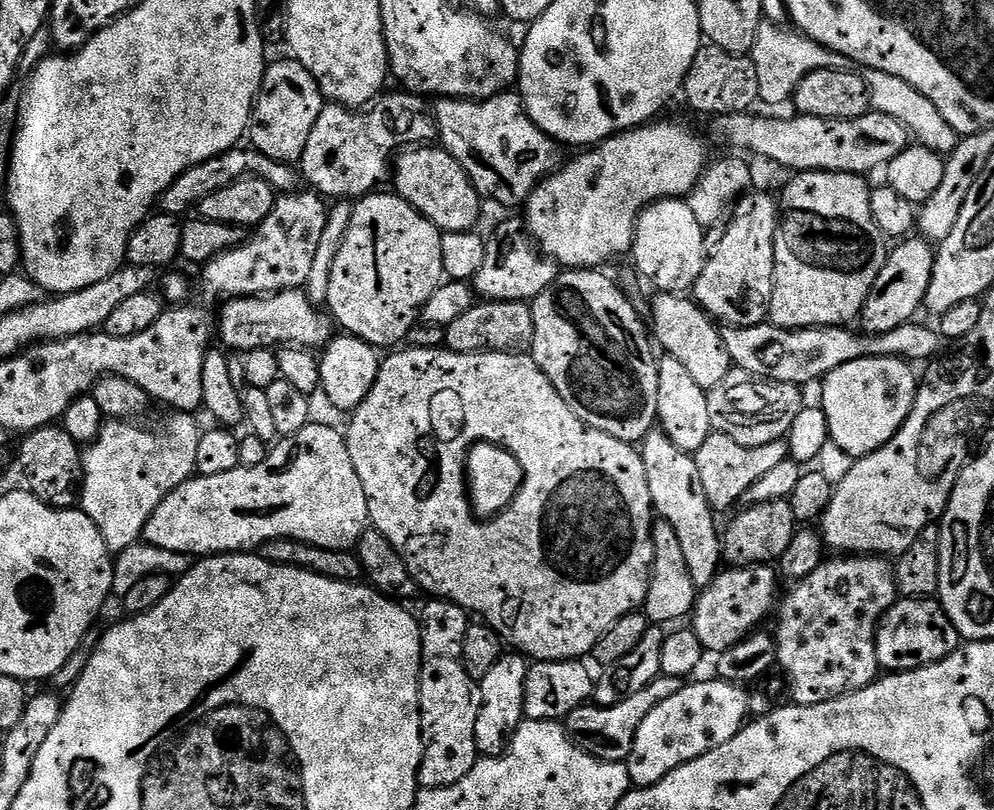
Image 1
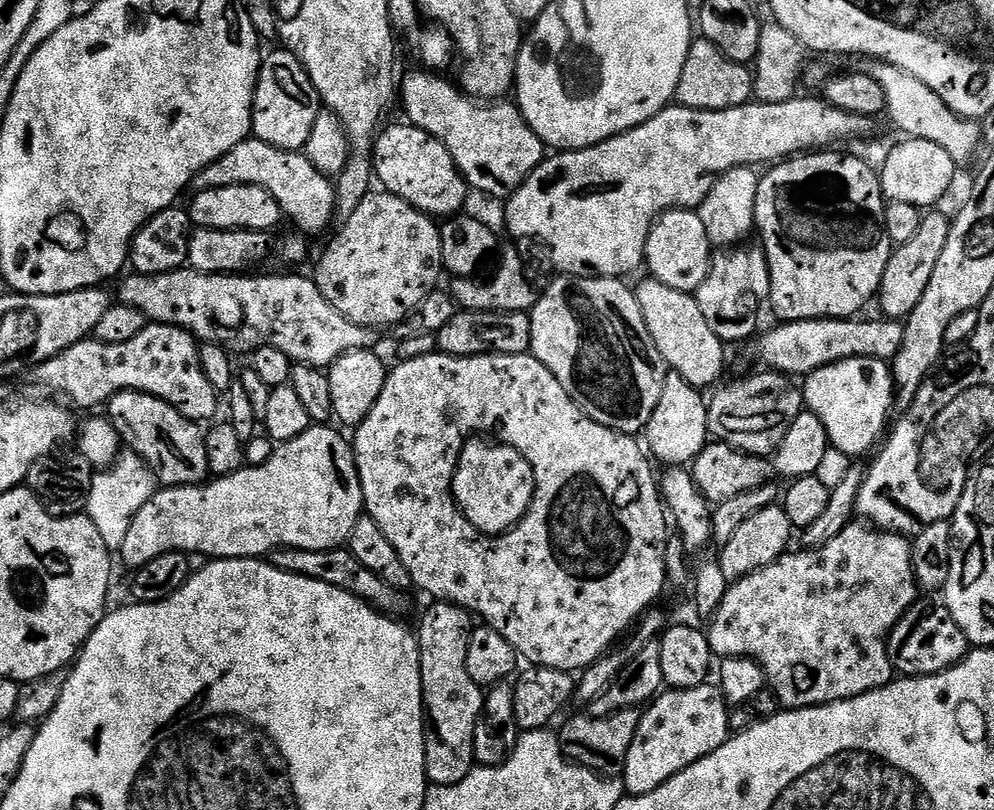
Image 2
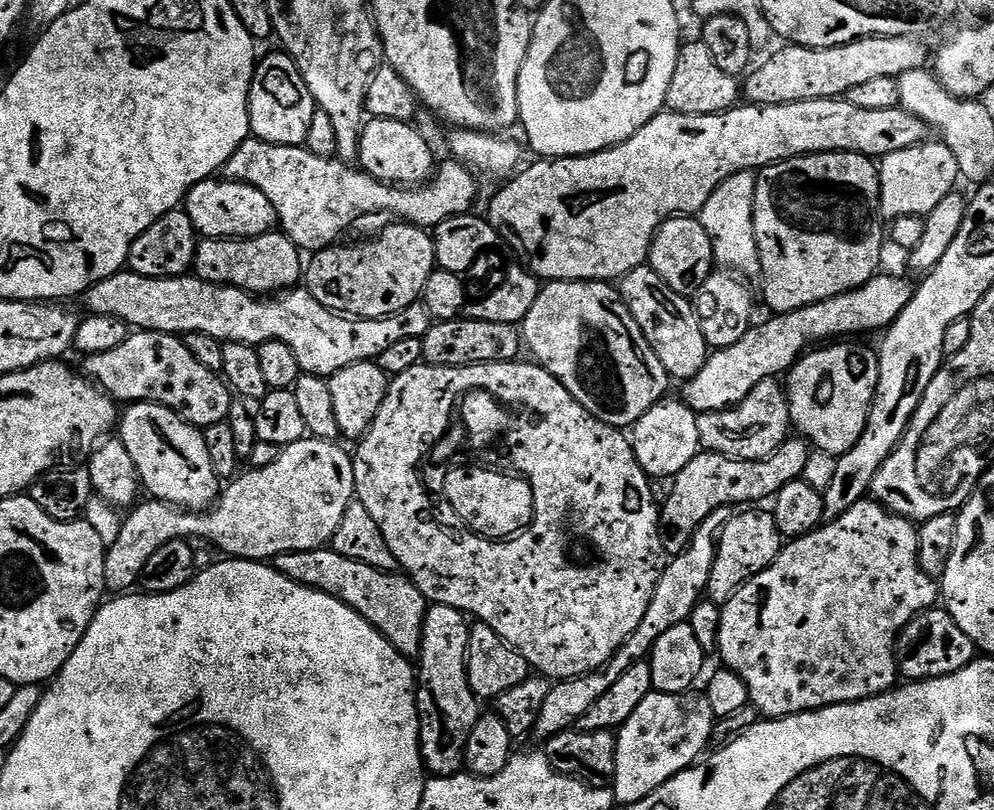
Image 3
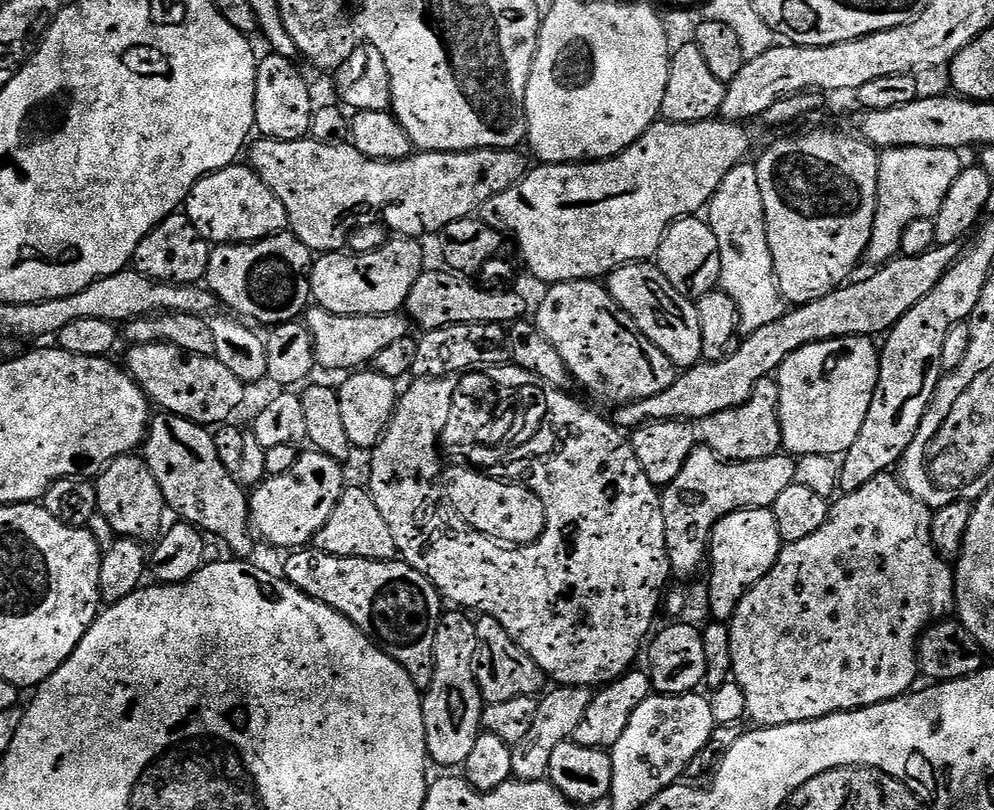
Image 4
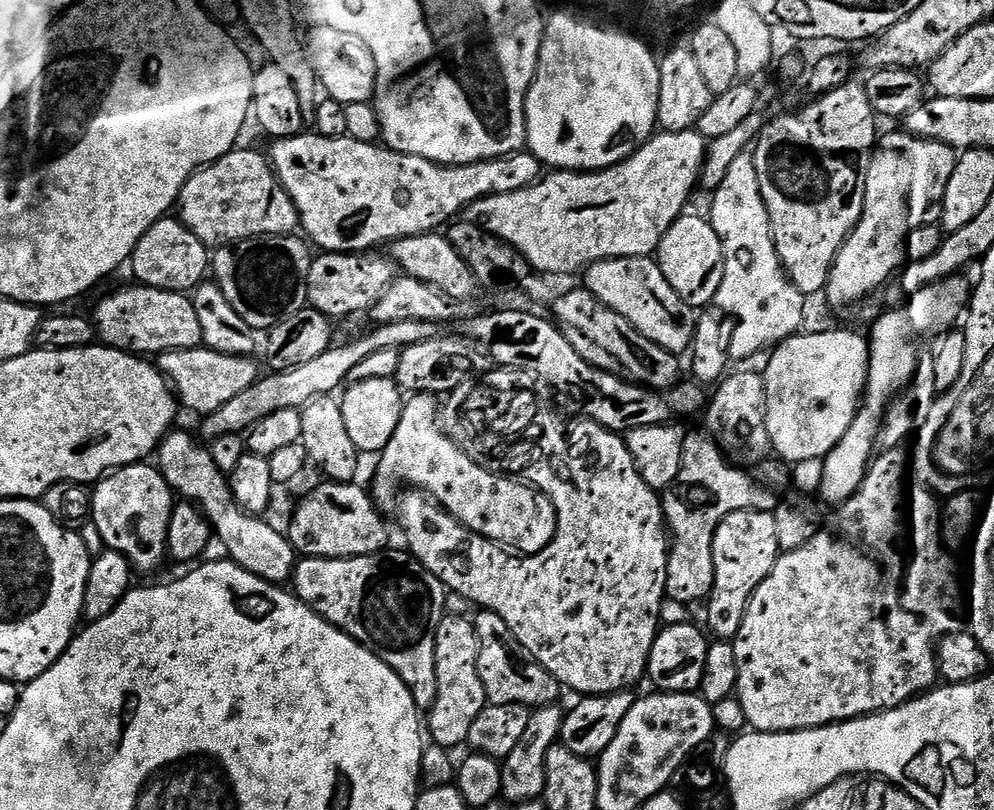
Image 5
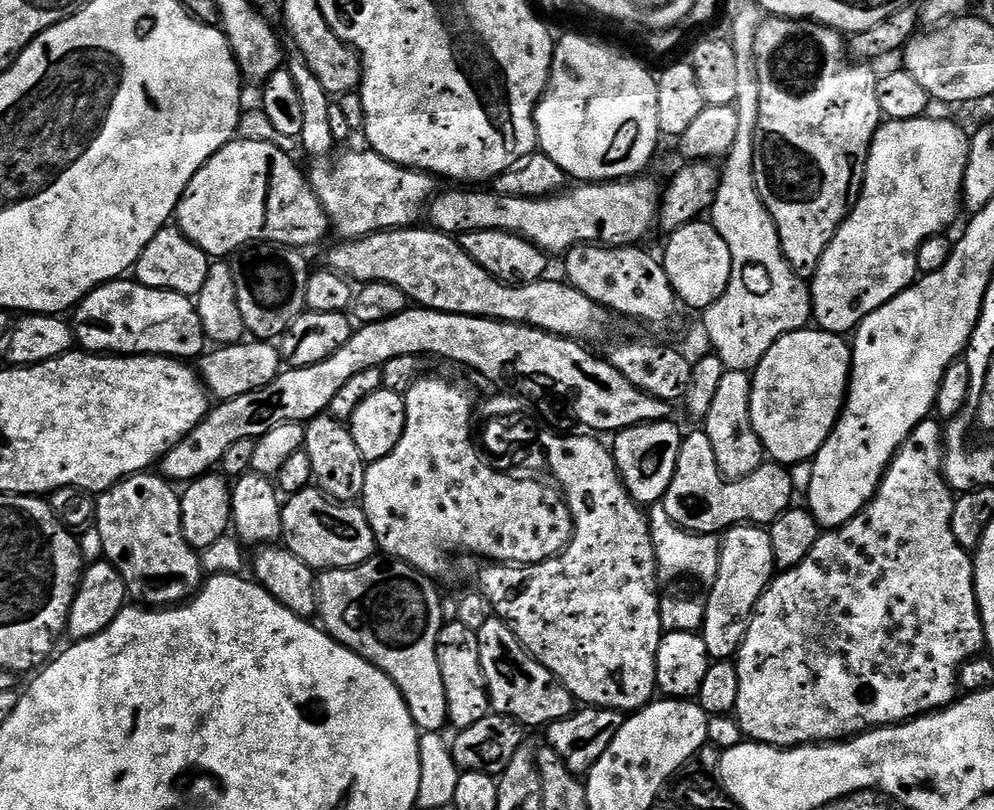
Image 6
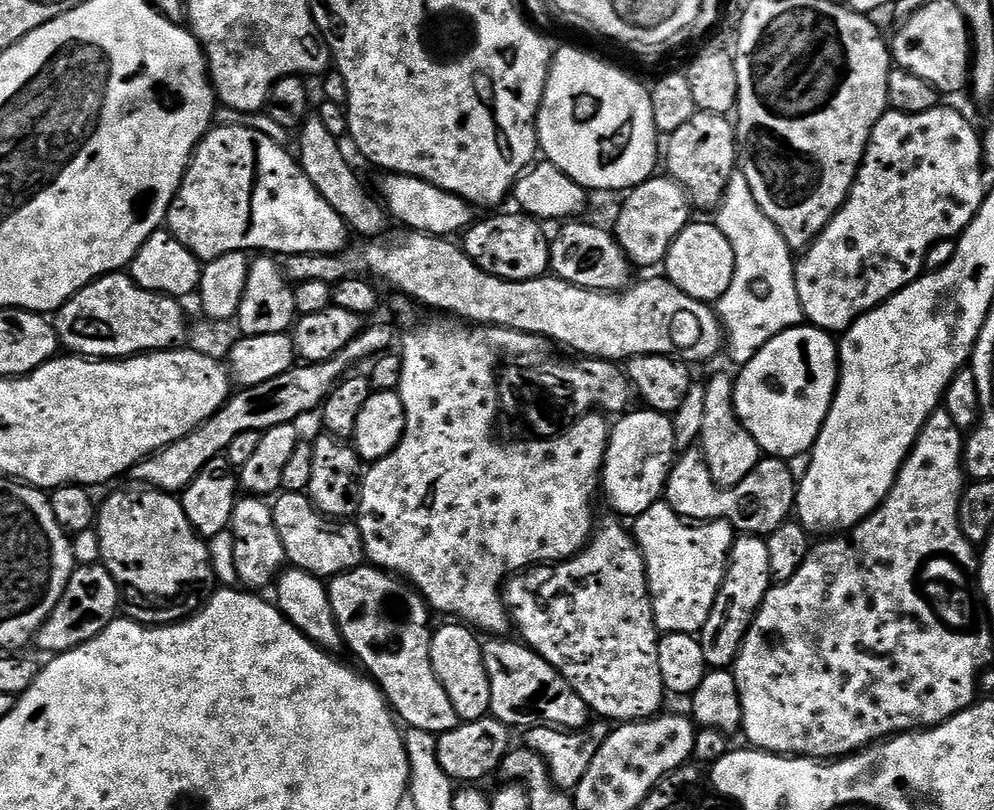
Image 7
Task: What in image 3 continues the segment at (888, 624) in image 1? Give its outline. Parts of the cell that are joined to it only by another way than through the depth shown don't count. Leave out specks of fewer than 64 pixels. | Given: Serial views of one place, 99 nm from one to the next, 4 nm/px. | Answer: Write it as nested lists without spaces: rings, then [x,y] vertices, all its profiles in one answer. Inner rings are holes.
[[[940,606],[918,613],[896,640],[896,667],[908,682],[949,676],[972,663],[977,656],[978,649],[970,634],[966,634],[966,630],[962,630],[952,615]]]

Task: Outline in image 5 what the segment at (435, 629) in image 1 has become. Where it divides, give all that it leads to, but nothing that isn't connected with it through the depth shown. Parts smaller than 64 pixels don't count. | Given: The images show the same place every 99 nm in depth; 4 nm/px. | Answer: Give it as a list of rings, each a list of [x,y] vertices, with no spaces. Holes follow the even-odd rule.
[[[444,615],[438,626],[434,646],[438,694],[434,706],[426,716],[426,732],[433,745],[447,750],[463,745],[470,734],[470,726],[474,726],[474,718],[482,714],[486,701],[482,678],[478,674],[479,653],[480,643],[475,623],[464,616]]]

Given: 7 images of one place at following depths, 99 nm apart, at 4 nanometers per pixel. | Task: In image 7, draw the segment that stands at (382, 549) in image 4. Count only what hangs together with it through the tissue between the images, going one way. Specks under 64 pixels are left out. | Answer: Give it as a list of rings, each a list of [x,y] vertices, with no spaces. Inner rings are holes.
[[[281,491],[272,504],[272,513],[274,526],[278,526],[278,538],[282,538],[291,567],[301,568],[321,578],[331,578],[353,572],[365,563],[362,534],[355,523],[341,523],[331,516],[322,515],[305,493]]]

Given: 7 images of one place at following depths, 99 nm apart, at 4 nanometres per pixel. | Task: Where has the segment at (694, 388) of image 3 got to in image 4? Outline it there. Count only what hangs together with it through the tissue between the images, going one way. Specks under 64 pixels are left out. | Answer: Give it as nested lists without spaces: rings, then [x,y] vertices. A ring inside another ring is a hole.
[[[936,244],[926,254],[921,256],[897,256],[894,260],[889,260],[887,264],[877,267],[873,276],[868,276],[865,280],[857,279],[855,282],[849,282],[842,288],[836,288],[826,298],[818,298],[809,304],[801,304],[785,311],[783,316],[779,316],[770,326],[762,326],[762,330],[754,330],[747,333],[731,349],[729,355],[723,360],[713,360],[711,362],[701,362],[693,368],[681,371],[671,386],[662,390],[662,394],[654,394],[645,400],[636,400],[633,404],[626,404],[615,409],[614,423],[621,430],[635,430],[643,428],[645,424],[657,424],[663,420],[683,420],[685,422],[699,422],[718,414],[722,410],[730,410],[742,406],[748,401],[754,386],[759,380],[767,380],[802,346],[807,344],[817,344],[823,340],[840,340],[844,336],[867,336],[876,338],[876,335],[887,334],[892,331],[893,326],[897,324],[903,316],[934,286],[938,286],[940,279],[950,270],[950,266],[955,264],[960,258],[962,248],[960,244]]]

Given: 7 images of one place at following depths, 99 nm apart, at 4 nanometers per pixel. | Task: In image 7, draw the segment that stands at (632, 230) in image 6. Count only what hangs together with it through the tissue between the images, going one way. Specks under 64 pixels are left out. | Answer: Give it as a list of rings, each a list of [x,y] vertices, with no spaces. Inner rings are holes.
[[[389,172],[381,175],[379,199],[382,201],[389,217],[396,220],[405,229],[424,232],[428,236],[455,237],[472,227],[474,223],[474,205],[462,199],[458,194],[450,194],[438,186],[413,176],[404,176],[401,172]]]

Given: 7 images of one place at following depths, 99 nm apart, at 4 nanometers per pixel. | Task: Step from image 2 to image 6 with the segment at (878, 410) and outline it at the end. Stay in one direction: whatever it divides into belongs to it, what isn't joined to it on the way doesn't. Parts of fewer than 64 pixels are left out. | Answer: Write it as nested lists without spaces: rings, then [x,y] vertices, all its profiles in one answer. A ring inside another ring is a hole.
[[[809,326],[803,328],[801,332],[791,332],[782,338],[778,338],[778,342],[774,342],[774,346],[770,346],[770,350],[766,350],[766,354],[762,358],[762,362],[751,373],[752,393],[750,394],[750,418],[754,430],[758,434],[758,438],[762,442],[765,453],[775,463],[791,466],[802,462],[803,460],[811,461],[817,454],[821,446],[826,442],[826,438],[830,438],[830,434],[836,429],[836,423],[840,420],[840,414],[844,411],[844,401],[848,394],[848,378],[852,375],[852,350],[849,341],[843,335],[834,332],[821,332],[815,327]]]

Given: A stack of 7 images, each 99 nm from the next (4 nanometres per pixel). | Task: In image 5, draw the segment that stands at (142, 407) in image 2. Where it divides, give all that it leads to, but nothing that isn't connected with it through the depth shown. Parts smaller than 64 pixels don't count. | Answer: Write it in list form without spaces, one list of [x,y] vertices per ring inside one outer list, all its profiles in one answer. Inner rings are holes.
[[[173,430],[160,442],[158,449],[158,469],[165,476],[173,493],[181,501],[187,502],[203,512],[211,524],[215,539],[225,548],[227,559],[245,568],[250,574],[271,584],[287,585],[296,570],[298,553],[292,548],[287,535],[272,524],[267,524],[260,516],[250,516],[236,505],[232,497],[229,477],[214,466],[214,458],[207,447],[204,448],[188,432]]]

